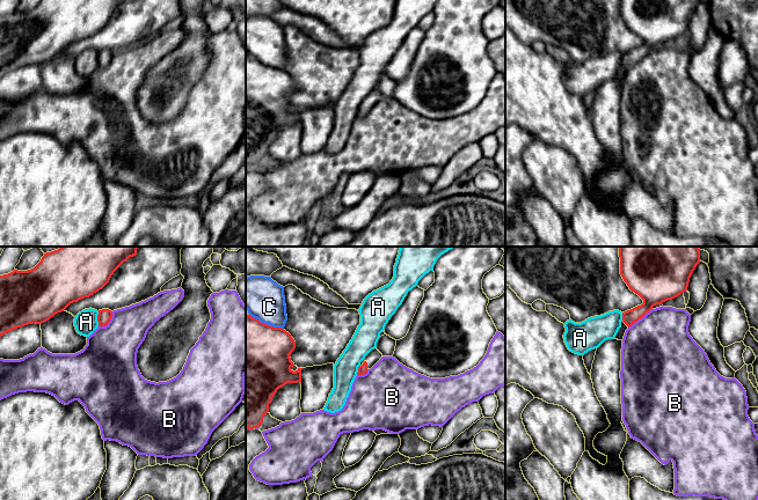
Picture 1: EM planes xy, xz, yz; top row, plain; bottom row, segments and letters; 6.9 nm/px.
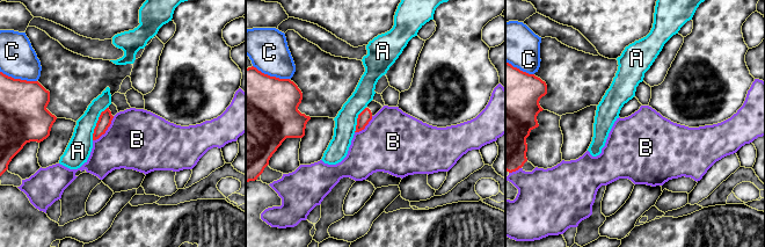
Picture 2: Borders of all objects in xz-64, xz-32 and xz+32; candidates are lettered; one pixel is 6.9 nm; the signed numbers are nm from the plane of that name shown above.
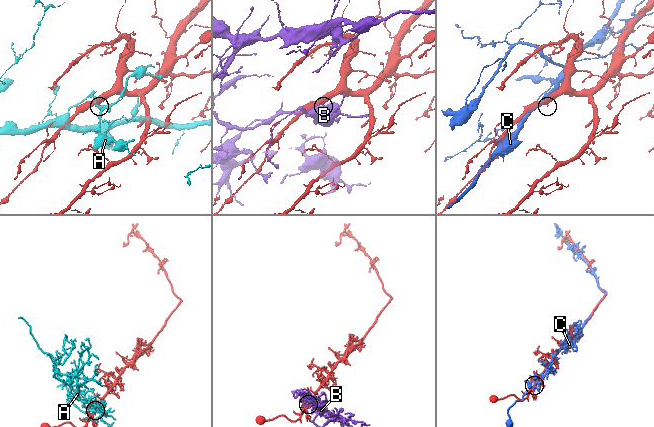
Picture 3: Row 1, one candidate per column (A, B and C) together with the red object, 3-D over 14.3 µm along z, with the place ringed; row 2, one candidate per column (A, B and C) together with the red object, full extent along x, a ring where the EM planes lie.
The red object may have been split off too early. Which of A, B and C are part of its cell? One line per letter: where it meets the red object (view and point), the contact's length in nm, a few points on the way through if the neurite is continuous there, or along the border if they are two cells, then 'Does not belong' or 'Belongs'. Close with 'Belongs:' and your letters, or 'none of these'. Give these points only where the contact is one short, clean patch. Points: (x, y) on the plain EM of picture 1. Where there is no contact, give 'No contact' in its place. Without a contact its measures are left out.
A: Touches red at xy (97, 59). Shared border 100 nm. Does not belong
B: Touches red at yz (640, 59). Shared border 220 nm. Does not belong
C: Touches red at xz (267, 65). Shared border 260 nm. Does not belong
Belongs: none of these

